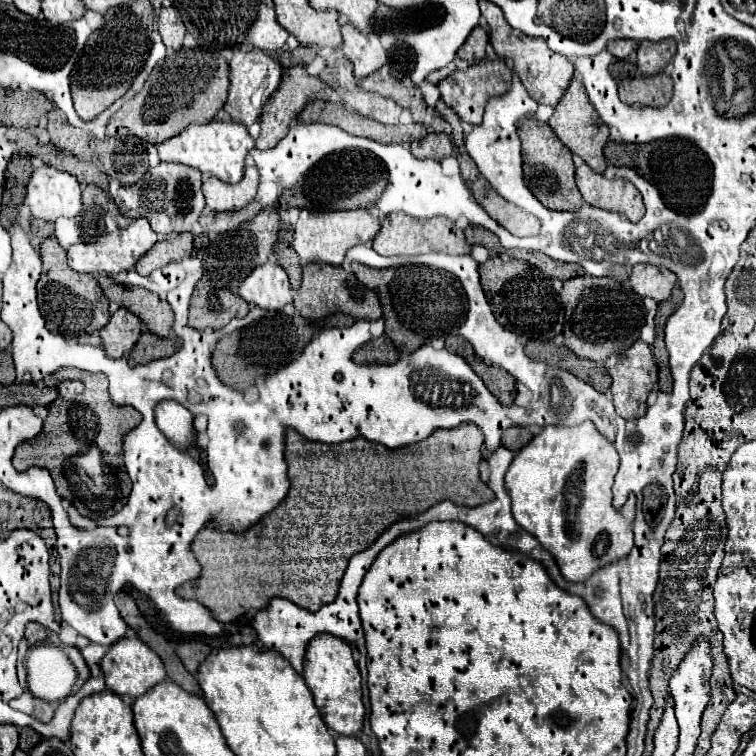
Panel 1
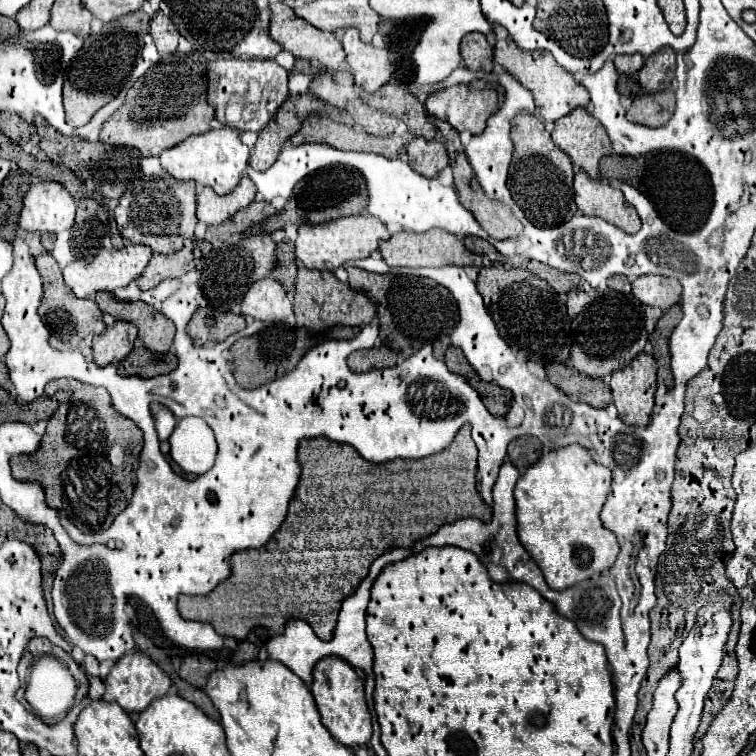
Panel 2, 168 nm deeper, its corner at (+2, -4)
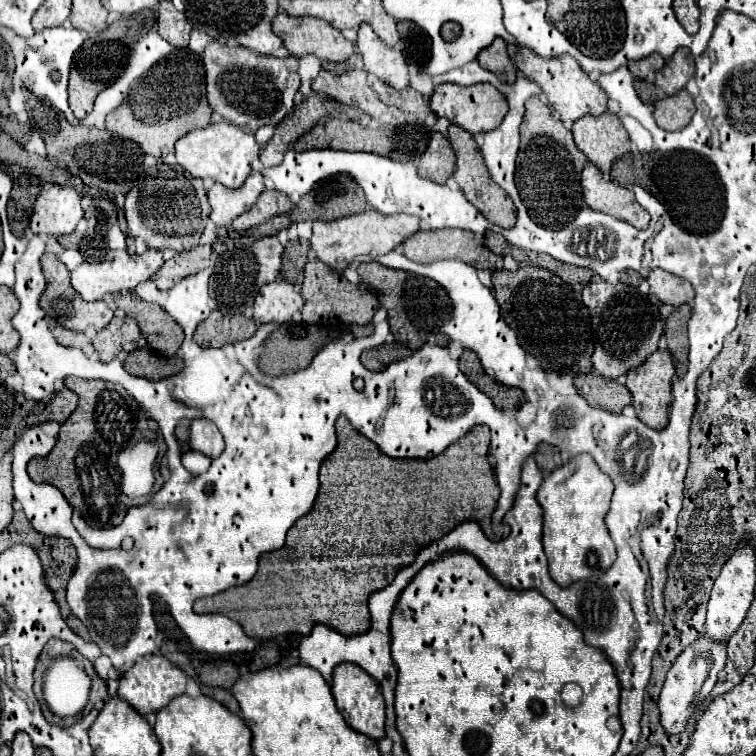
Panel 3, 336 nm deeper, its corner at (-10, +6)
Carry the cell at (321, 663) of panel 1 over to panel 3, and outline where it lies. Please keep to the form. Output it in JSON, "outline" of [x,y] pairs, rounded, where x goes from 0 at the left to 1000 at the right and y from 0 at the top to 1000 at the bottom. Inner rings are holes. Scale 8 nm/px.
{"outline":[[[463,876],[447,878],[439,892],[439,915],[442,915],[447,942],[471,968],[489,974],[492,979],[508,976],[508,952],[511,952],[508,923],[500,902],[487,889],[481,889],[474,878],[463,878]]]}

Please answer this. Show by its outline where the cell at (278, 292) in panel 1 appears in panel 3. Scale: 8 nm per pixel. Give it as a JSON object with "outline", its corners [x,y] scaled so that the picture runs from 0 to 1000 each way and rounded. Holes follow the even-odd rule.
{"outline":[[[362,370],[360,376],[349,376],[349,381],[344,381],[339,397],[336,397],[336,423],[339,426],[381,426],[386,421],[386,415],[392,410],[399,410],[399,402],[402,402],[402,394],[397,386],[389,384],[389,378],[378,370]]]}

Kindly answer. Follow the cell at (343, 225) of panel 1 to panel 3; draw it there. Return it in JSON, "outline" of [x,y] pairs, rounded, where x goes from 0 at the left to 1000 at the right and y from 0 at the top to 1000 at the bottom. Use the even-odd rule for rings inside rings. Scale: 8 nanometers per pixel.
{"outline":[[[484,278],[484,280],[468,283],[468,286],[455,286],[455,288],[439,291],[439,294],[415,291],[415,310],[410,315],[410,325],[418,333],[421,344],[426,344],[437,354],[452,360],[476,336],[492,336],[492,339],[513,336],[526,323],[532,323],[532,317],[537,312],[556,304],[553,294],[556,291],[550,286],[540,286],[540,283],[508,286],[495,278]]]}

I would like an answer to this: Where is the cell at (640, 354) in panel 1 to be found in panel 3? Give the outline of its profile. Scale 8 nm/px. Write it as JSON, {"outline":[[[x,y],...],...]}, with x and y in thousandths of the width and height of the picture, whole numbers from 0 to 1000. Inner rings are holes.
{"outline":[[[868,463],[862,471],[857,471],[852,481],[847,481],[847,487],[839,487],[836,492],[828,495],[828,513],[839,526],[841,548],[854,563],[865,569],[876,569],[884,561],[884,537],[889,529],[889,519],[886,519],[889,495],[892,495],[892,479],[884,463]]]}

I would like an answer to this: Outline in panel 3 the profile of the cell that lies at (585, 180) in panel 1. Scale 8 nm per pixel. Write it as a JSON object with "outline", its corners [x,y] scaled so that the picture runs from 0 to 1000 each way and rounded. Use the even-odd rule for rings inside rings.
{"outline":[[[780,214],[770,225],[770,254],[772,254],[772,267],[783,278],[828,291],[831,296],[836,296],[844,304],[857,302],[860,286],[841,267],[839,254],[833,254],[831,249],[825,249],[810,238],[799,238],[796,228]]]}

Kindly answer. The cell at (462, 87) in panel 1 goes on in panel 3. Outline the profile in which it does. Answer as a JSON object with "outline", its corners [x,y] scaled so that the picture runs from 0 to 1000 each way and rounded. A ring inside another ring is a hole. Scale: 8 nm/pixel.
{"outline":[[[582,111],[582,114],[577,114],[577,119],[569,130],[569,143],[577,148],[577,153],[590,153],[598,164],[611,167],[624,177],[653,172],[672,148],[672,138],[669,138],[664,122],[656,119],[651,111],[624,111],[624,114]]]}

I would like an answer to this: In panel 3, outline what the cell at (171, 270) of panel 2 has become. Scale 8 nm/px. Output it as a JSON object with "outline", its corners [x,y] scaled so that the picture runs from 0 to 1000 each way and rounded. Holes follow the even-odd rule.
{"outline":[[[262,325],[257,331],[233,336],[228,344],[220,344],[217,352],[212,354],[212,360],[206,360],[206,365],[201,365],[201,373],[212,381],[212,384],[222,384],[230,378],[230,373],[241,370],[249,362],[262,360],[267,352],[272,352],[278,328],[275,325]]]}

